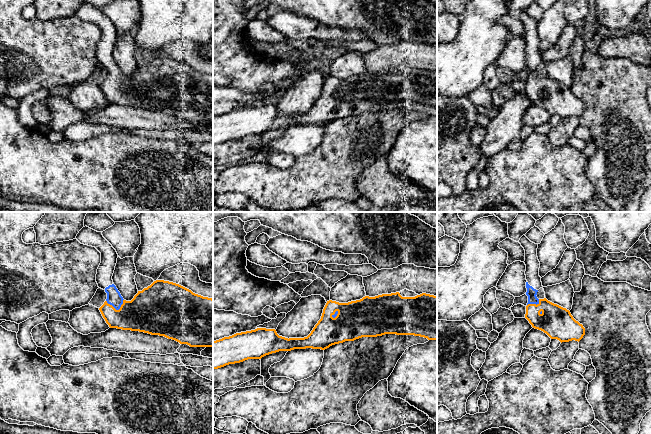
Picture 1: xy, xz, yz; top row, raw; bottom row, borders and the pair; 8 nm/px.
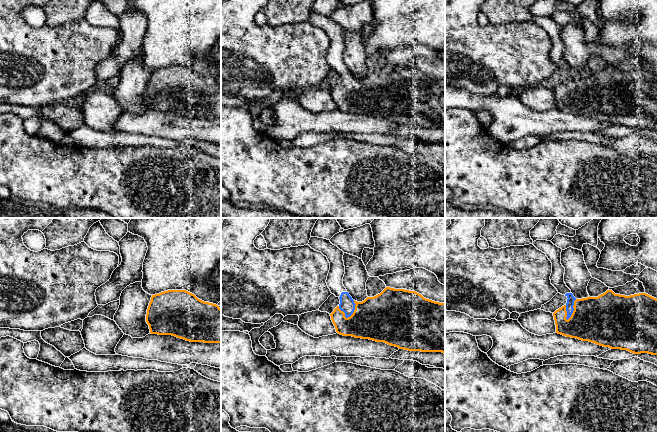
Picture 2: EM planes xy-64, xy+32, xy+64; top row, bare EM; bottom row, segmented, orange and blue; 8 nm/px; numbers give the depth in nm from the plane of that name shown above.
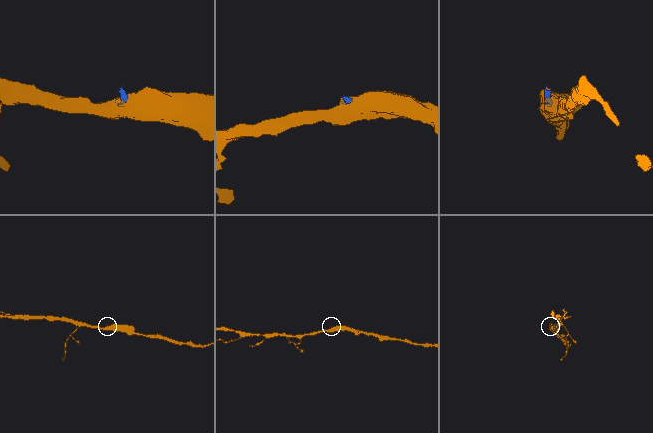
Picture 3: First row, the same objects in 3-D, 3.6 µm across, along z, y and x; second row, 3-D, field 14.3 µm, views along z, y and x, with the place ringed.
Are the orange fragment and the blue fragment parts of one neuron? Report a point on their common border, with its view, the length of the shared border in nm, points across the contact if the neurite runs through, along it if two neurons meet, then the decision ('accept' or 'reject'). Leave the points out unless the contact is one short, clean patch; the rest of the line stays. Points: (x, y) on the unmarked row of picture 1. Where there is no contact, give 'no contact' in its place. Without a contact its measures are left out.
meets orange in xy at (114, 84); contact 150 nm long; runs through xy (144, 89), (119, 89), (114, 84), (114, 74); accept

